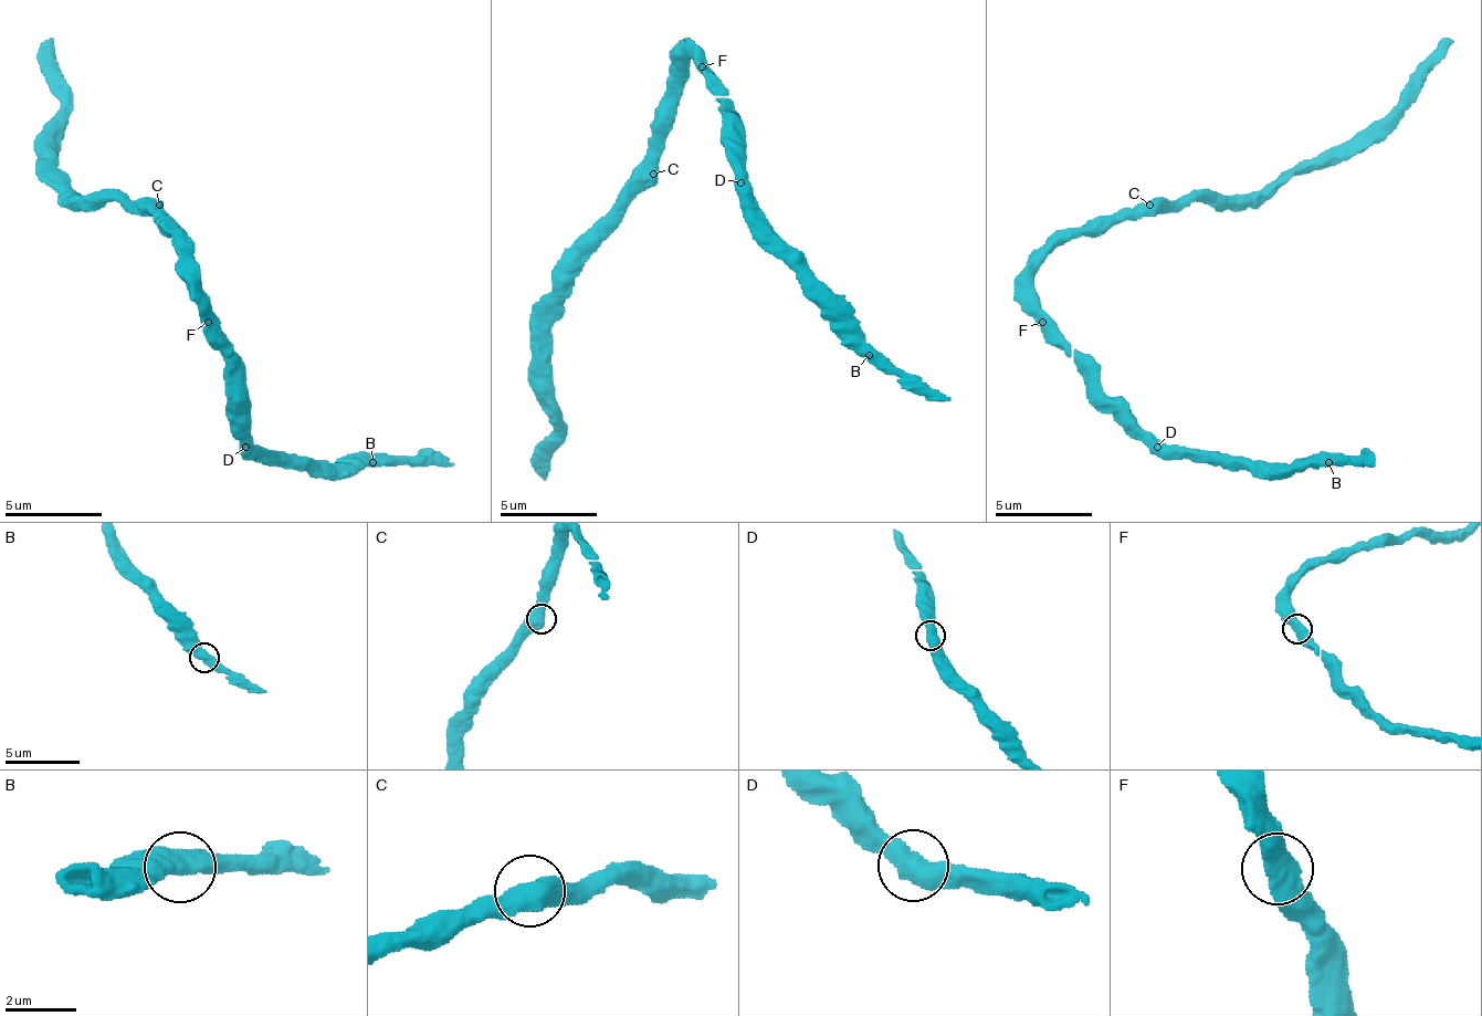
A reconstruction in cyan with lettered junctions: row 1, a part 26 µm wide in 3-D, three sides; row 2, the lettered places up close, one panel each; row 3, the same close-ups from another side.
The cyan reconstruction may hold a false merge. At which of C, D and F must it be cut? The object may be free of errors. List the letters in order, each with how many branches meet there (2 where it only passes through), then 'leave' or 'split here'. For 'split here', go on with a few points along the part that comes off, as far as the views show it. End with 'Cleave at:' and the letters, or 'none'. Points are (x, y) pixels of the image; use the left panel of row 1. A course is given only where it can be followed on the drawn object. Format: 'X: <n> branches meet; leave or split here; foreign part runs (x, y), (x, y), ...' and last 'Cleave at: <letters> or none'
C: 2 branches meet; leave
D: 2 branches meet; leave
F: 2 branches meet; leave
Cleave at: none

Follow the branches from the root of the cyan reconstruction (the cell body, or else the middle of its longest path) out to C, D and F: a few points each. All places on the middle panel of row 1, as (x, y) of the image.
C: (687, 61), (687, 71), (663, 101), (663, 135), (659, 139), (659, 169), (653, 174)
D: (687, 61), (693, 56), (697, 61), (697, 71), (722, 101), (722, 115), (726, 121), (726, 159), (742, 184)
F: (687, 61), (693, 56), (702, 66)

